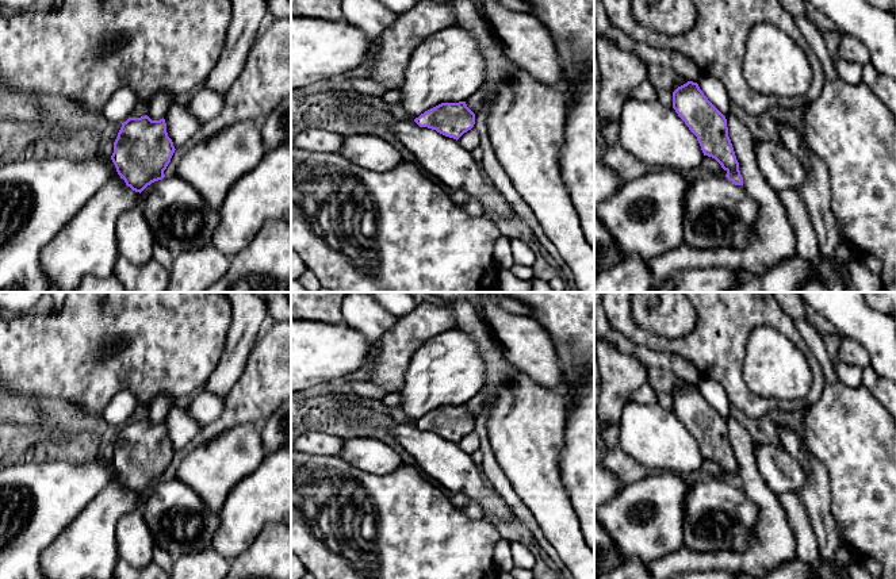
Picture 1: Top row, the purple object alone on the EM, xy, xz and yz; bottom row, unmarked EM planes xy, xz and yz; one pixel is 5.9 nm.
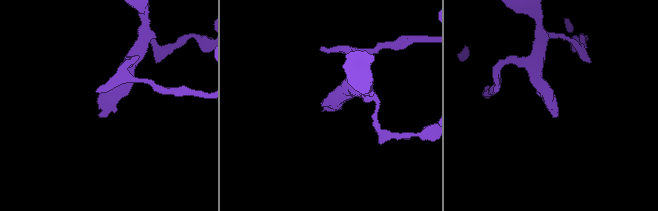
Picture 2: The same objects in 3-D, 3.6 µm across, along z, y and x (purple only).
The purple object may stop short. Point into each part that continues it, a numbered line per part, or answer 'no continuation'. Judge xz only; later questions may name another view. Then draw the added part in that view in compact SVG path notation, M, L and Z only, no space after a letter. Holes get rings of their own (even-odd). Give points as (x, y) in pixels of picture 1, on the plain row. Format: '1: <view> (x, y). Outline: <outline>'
1: xz (470, 444). Outline: M472 430L467 436L464 436L457 444L462 450L472 456L475 452L479 450L479 436L475 430Z

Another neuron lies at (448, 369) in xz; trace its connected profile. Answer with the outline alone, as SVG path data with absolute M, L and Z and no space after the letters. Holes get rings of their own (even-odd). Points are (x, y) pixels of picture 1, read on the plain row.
M449 329L411 356L399 407L416 422L441 406L466 404L487 383L486 364L474 337Z

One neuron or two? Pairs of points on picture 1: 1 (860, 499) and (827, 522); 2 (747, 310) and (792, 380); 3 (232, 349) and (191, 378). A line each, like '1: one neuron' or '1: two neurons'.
1: two neurons
2: two neurons
3: two neurons

